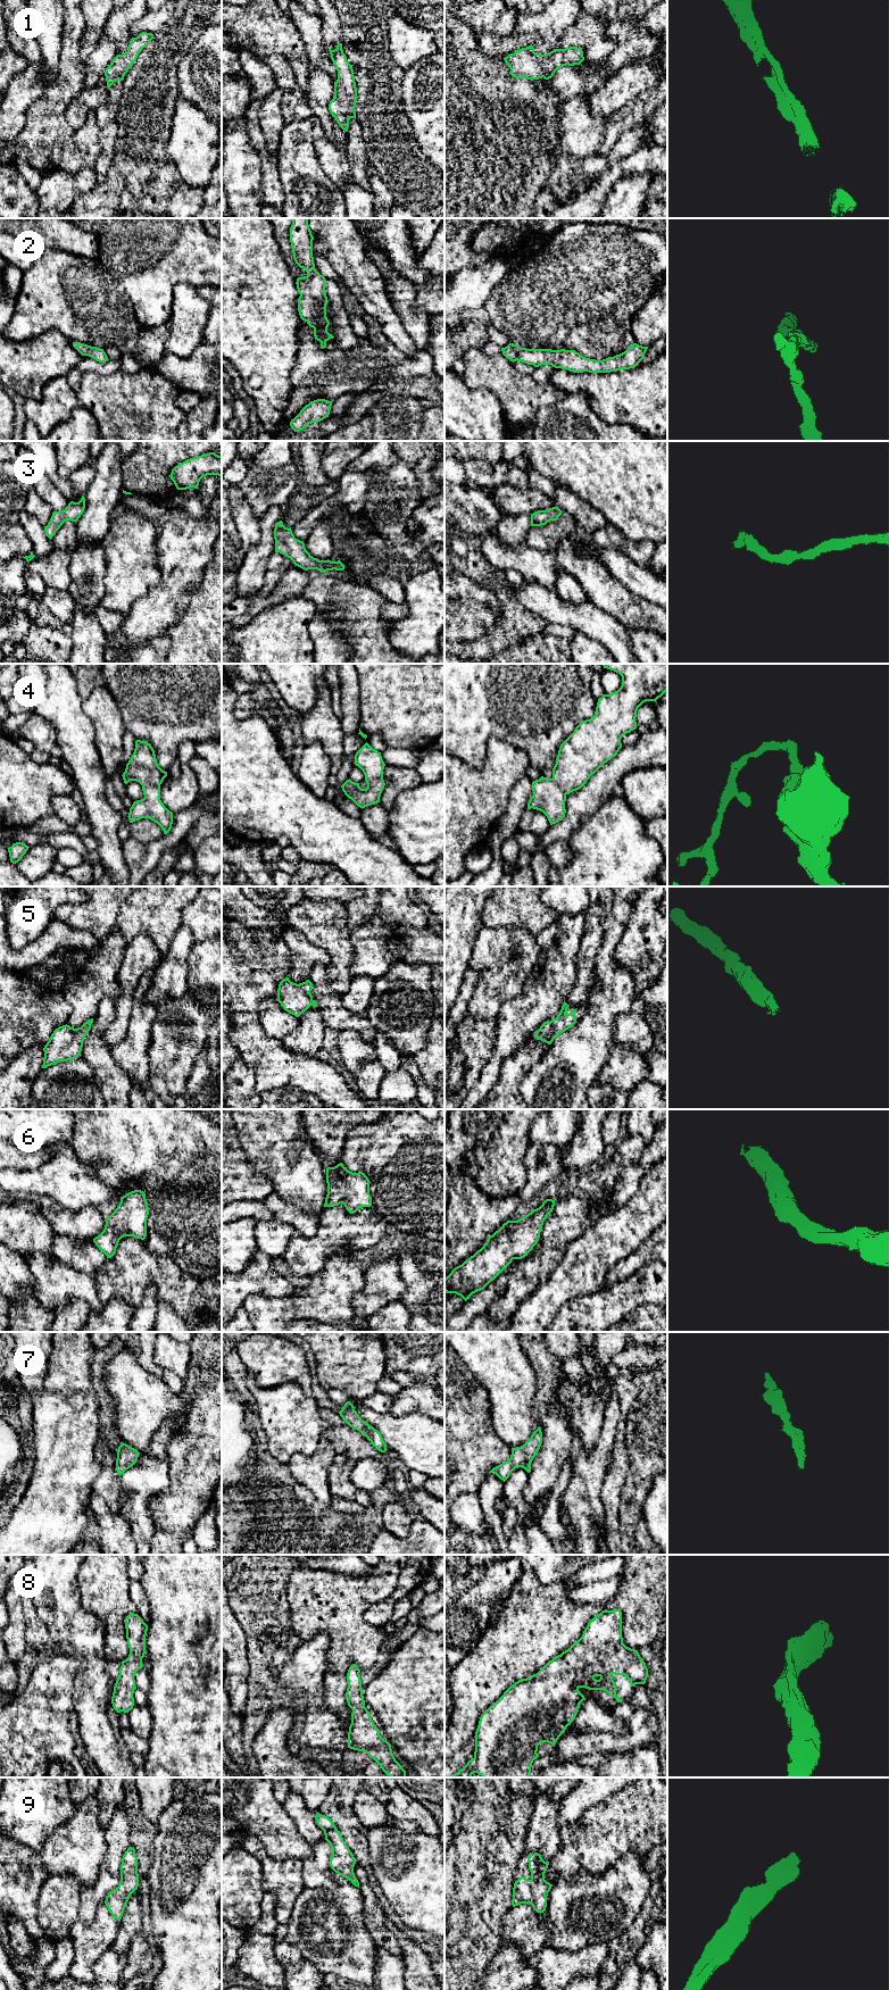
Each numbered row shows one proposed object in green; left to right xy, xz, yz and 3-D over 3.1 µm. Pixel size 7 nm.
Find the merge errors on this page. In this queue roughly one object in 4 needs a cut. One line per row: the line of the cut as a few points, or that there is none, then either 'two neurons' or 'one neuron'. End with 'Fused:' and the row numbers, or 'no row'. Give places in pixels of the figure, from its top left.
1: cut none; one neuron
2: cut none; one neuron
3: cut none; one neuron
4: cut none; one neuron
5: cut none; one neuron
6: cut none; one neuron
7: cut none; one neuron
8: cut none; one neuron
9: cut none; one neuron
Fused: no row

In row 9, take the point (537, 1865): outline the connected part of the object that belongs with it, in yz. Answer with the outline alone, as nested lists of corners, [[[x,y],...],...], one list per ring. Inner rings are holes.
[[[534,1852],[527,1856],[531,1879],[521,1876],[514,1883],[513,1888],[513,1907],[521,1904],[531,1904],[537,1913],[543,1913],[547,1907],[547,1893],[552,1884],[545,1880],[545,1873],[549,1862],[545,1862],[540,1854]]]

